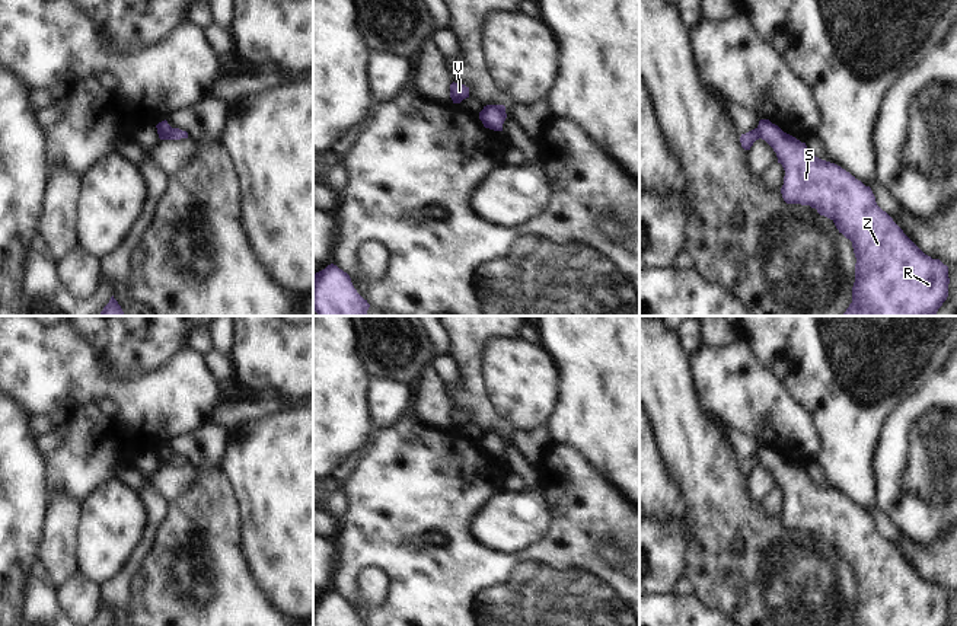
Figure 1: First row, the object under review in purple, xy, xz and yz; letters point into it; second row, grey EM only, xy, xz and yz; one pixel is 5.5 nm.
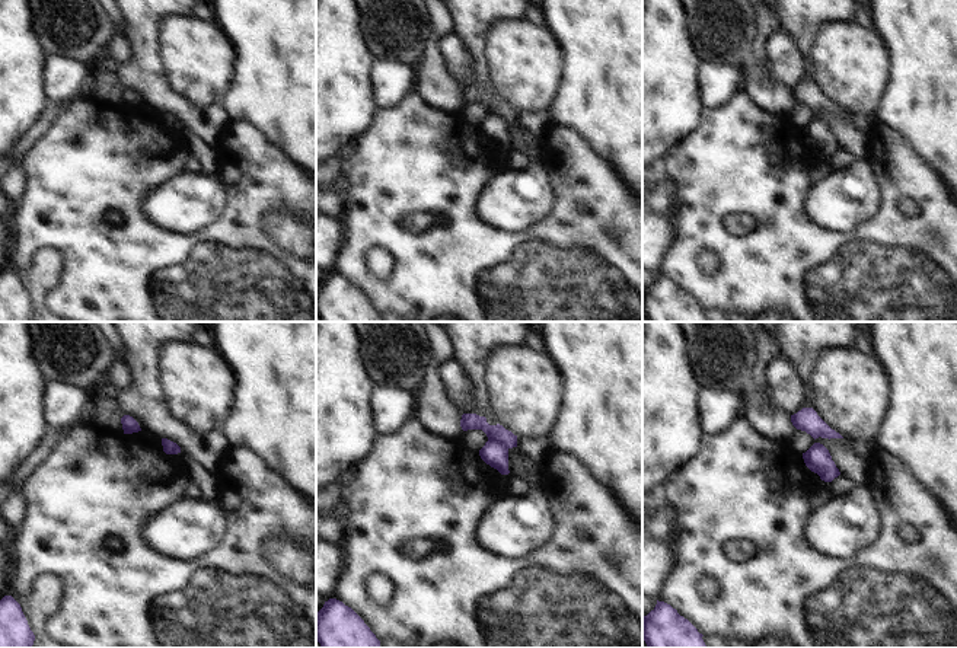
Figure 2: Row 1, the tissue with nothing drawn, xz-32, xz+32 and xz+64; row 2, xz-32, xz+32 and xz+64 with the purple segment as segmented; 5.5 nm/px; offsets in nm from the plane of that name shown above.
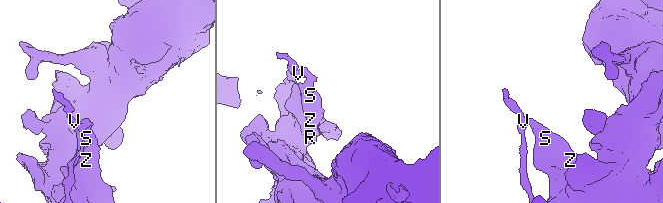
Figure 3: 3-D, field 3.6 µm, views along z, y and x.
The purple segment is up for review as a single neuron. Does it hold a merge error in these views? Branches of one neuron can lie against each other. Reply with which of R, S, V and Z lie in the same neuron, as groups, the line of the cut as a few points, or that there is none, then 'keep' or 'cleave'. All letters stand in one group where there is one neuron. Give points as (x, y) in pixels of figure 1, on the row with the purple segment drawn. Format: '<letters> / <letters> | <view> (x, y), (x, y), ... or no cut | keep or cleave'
R S Z / V | xy (171, 127), (160, 139) | cleave

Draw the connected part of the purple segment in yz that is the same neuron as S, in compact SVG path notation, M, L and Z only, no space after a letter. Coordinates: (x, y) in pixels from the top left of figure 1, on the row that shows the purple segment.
M769 119L757 125L760 138L776 153L778 163L785 170L782 198L787 204L801 204L816 208L830 218L839 233L852 242L855 282L852 303L842 316L935 316L948 297L948 266L940 259L925 255L883 211L870 186L840 166L816 157L795 137L784 132Z

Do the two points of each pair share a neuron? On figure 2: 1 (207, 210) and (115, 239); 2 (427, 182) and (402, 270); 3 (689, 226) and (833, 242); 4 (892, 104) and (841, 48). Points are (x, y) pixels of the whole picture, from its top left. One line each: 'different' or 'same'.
1: different
2: same
3: same
4: different

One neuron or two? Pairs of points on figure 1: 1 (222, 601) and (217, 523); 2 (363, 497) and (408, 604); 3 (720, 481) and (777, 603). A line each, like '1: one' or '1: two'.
1: one
2: one
3: one

